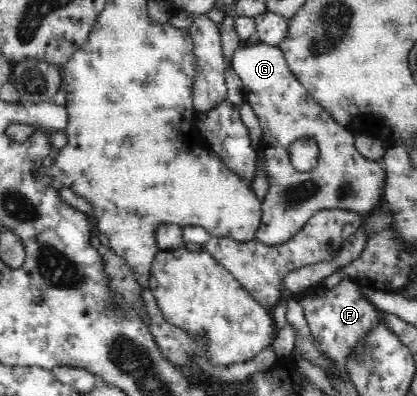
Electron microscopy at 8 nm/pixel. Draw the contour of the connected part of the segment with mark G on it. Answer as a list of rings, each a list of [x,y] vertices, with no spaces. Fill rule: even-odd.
[[[258,43],[254,46],[249,46],[249,48],[242,49],[237,48],[232,56],[232,67],[237,73],[237,76],[242,80],[244,86],[244,96],[245,101],[248,102],[256,116],[259,119],[260,126],[262,128],[262,138],[261,138],[261,150],[264,152],[264,164],[266,165],[266,177],[268,178],[268,191],[264,196],[261,210],[262,217],[260,222],[260,227],[256,232],[256,241],[261,242],[265,245],[279,245],[291,241],[294,234],[297,234],[299,230],[307,224],[307,221],[319,211],[323,209],[343,209],[349,211],[355,211],[361,213],[361,215],[367,217],[369,214],[376,212],[381,203],[384,202],[382,194],[384,193],[384,188],[386,186],[386,170],[382,167],[381,161],[373,161],[367,159],[363,156],[359,150],[356,149],[354,143],[354,133],[347,129],[346,126],[339,124],[313,97],[312,94],[307,91],[307,89],[295,78],[292,70],[289,68],[287,61],[285,61],[285,55],[279,47],[269,46],[269,44]],[[299,138],[310,138],[318,144],[319,158],[318,165],[309,172],[299,172],[290,161],[290,154],[288,149],[293,142],[297,142]]]

